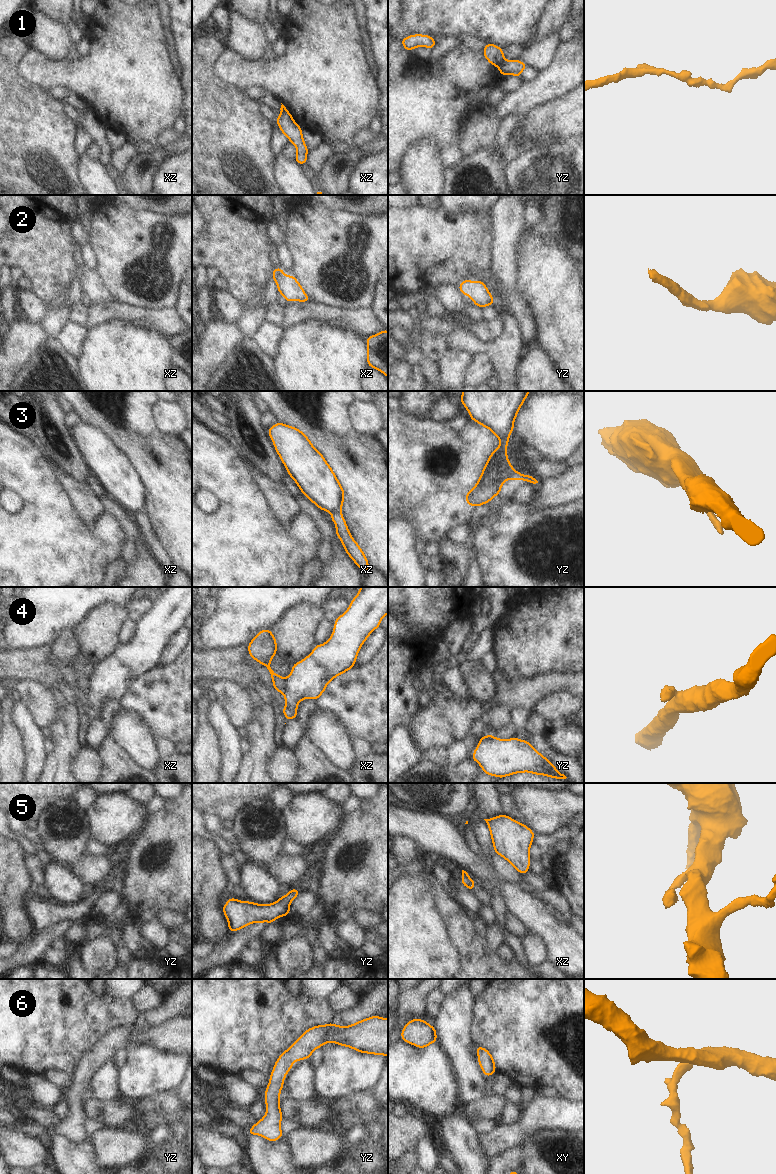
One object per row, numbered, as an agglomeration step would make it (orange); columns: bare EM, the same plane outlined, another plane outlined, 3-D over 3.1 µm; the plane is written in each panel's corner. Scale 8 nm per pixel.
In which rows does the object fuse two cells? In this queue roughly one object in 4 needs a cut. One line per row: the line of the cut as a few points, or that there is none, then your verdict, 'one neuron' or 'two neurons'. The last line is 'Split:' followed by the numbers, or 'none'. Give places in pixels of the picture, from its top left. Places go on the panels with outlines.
1: cut in yz along (504, 60), (499, 67); two neurons
2: no cut; one neuron
3: cut in yz along (513, 470), (504, 479); two neurons
4: cut in xz along (285, 678), (285, 691), (283, 693); two neurons
5: no cut; one neuron
6: no cut; one neuron
Split: 1, 3, 4

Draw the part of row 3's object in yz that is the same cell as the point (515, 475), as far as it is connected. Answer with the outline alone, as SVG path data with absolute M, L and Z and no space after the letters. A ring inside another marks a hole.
M513 471L509 478L505 480L523 480L525 482L530 482L533 484L538 483L538 481L530 474L530 475L523 475L518 471Z

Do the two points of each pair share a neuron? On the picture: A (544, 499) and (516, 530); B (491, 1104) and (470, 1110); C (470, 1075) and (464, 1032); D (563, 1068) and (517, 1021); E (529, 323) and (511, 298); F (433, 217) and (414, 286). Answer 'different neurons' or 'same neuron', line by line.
A: different neurons
B: same neuron
C: same neuron
D: same neuron
E: same neuron
F: same neuron

